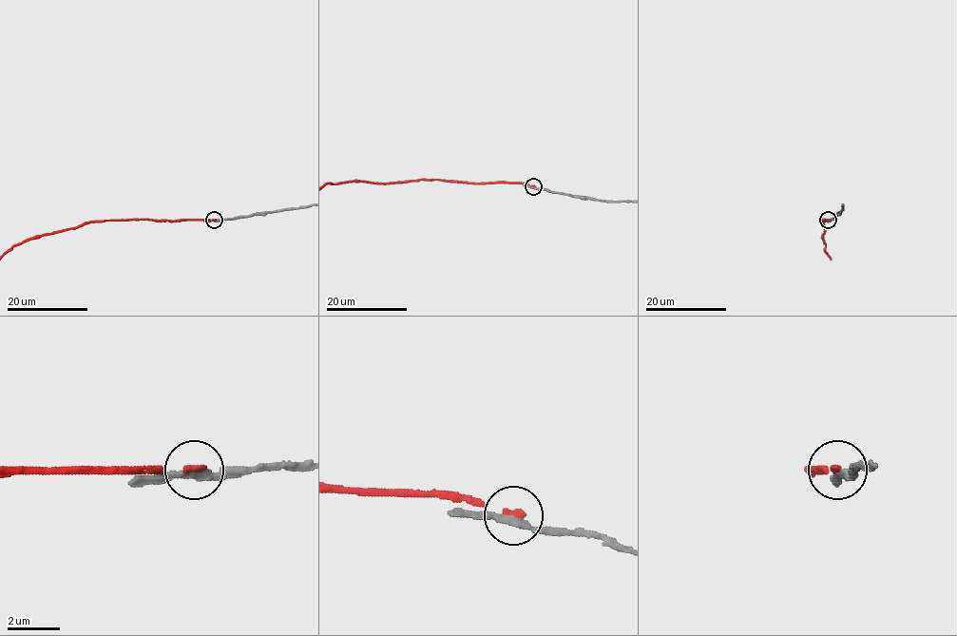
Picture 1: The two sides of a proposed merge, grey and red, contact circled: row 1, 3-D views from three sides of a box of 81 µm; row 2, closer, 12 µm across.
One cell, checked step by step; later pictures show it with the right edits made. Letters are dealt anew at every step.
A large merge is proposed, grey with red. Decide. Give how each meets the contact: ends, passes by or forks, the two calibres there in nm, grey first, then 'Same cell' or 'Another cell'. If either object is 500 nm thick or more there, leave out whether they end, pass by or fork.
At the ring grey passes by. At the ring red ends. Thickness 280 nm (grey) against 240 nm. Another cell

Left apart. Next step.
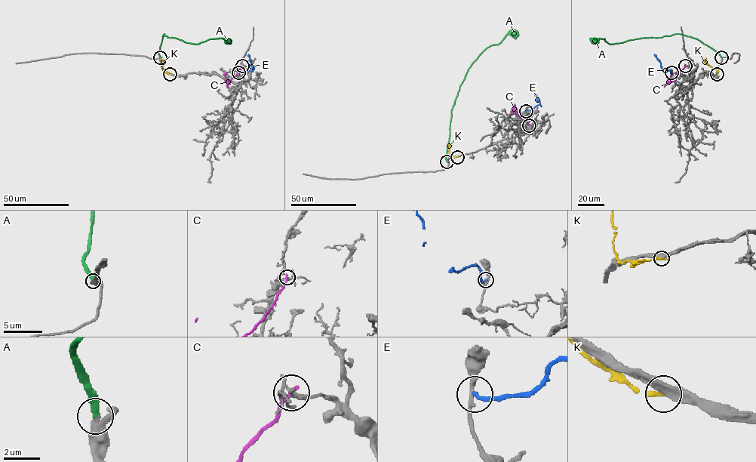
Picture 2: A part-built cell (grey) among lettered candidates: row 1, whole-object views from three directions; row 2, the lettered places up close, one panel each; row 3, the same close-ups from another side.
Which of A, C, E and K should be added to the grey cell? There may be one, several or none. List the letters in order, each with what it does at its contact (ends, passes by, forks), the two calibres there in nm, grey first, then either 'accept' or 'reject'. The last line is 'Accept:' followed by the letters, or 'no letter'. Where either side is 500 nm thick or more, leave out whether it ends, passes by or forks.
A: it ends | 260/220 nm | accept
C: it ends | 190/220 nm | reject
E: it ends | 240/220 nm | reject
K: it ends | 360/300 nm | reject
Accept: A

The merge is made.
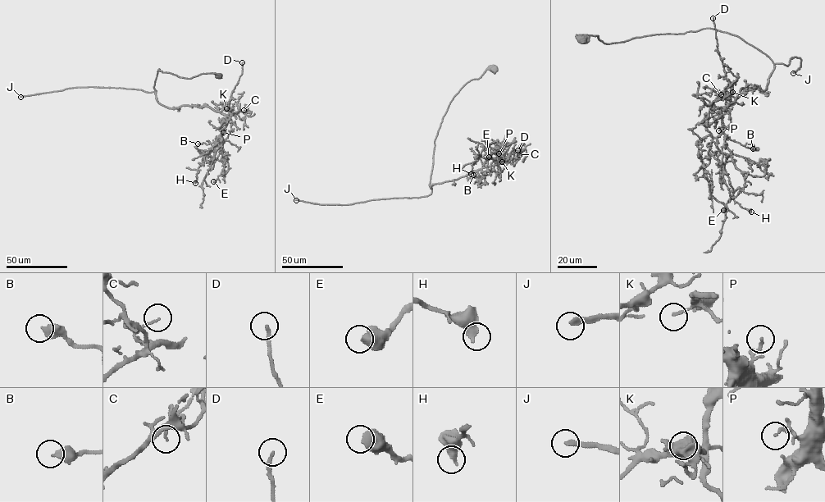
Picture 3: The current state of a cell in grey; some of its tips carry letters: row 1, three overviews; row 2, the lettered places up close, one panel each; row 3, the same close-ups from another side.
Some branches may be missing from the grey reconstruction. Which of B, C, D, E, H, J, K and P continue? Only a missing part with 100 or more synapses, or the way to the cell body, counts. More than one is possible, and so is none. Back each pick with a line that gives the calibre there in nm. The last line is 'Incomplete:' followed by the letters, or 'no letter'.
J: calibre 260 nm
Incomplete: J

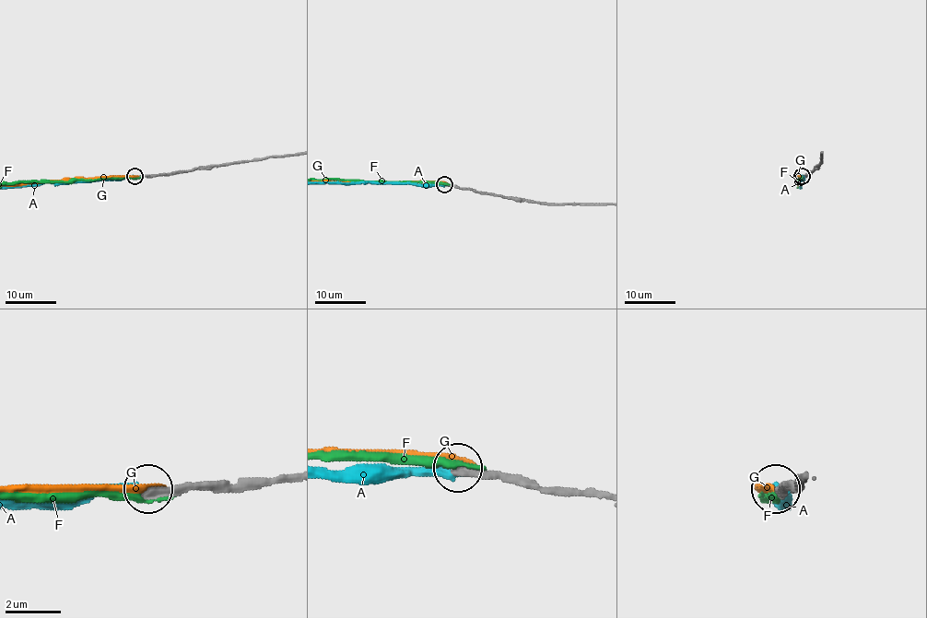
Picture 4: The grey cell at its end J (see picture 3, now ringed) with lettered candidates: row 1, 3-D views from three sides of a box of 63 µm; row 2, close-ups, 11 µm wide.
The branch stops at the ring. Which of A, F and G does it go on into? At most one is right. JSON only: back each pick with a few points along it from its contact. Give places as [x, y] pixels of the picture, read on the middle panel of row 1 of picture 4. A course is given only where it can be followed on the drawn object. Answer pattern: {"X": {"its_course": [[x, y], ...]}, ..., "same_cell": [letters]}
{"same_cell": []}

